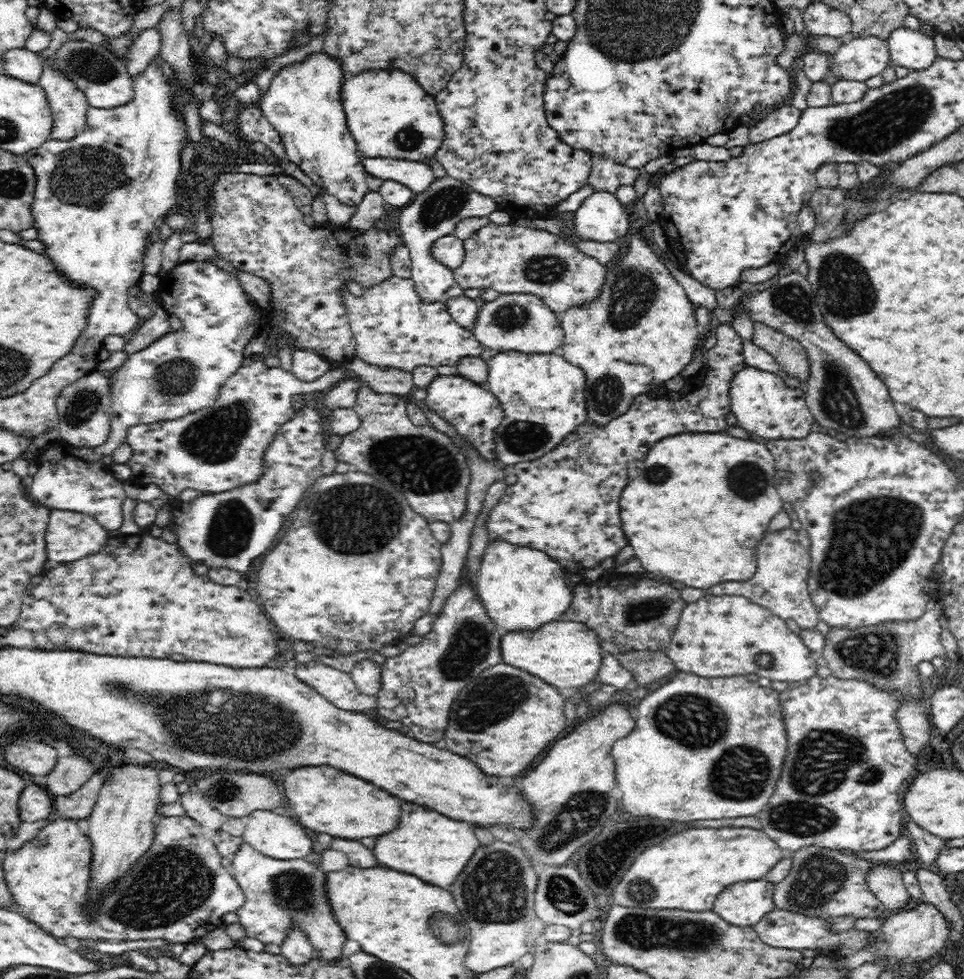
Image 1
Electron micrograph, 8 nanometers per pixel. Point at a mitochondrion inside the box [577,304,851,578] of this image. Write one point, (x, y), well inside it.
(748, 481)

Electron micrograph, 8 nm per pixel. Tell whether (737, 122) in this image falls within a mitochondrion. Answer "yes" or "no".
no

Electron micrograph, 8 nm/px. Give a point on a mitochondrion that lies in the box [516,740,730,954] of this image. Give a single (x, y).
(575, 820)

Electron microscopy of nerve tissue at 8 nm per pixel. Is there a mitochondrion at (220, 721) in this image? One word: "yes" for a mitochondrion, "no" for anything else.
yes

